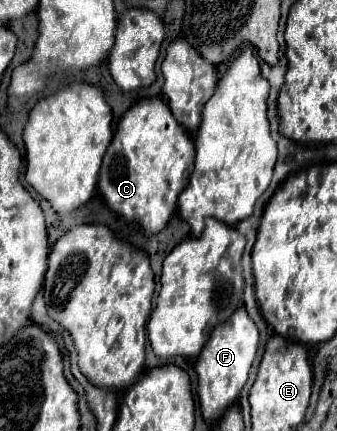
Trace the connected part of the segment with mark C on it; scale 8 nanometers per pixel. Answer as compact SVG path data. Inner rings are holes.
M161 96L145 98L121 116L103 156L97 188L113 212L129 222L137 222L147 234L155 234L165 228L177 208L177 196L187 186L193 170L193 154L193 140L187 130L171 118L167 102Z

